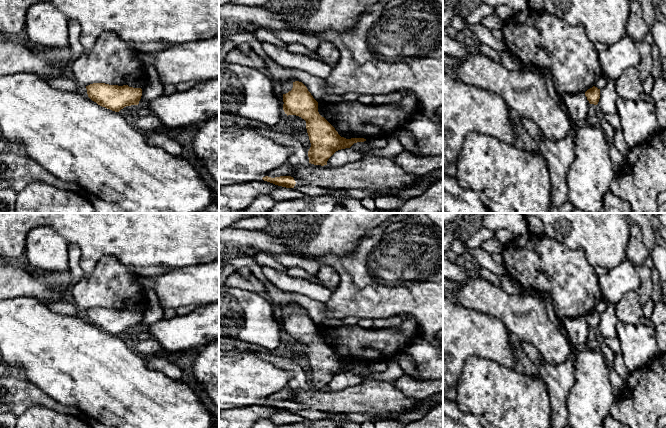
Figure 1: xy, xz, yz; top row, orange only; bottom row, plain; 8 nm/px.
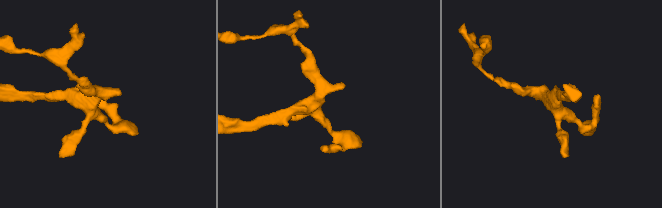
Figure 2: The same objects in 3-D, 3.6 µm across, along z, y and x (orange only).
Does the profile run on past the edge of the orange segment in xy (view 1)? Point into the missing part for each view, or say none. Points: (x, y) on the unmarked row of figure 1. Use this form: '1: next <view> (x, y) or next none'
1: next none

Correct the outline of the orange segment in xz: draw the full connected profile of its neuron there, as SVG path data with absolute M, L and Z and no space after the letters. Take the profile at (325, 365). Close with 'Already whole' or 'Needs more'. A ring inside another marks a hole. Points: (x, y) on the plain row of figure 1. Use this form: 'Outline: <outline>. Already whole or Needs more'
Outline: M299 305L293 306L293 312L283 318L285 338L296 339L306 345L306 353L311 367L308 375L309 387L327 389L328 383L338 374L350 372L354 367L364 366L364 362L346 363L318 336L318 326L307 311Z. Already whole

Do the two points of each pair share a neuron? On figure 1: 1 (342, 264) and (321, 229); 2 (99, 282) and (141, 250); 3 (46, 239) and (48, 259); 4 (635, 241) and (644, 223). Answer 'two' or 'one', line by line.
1: two
2: two
3: one
4: two

